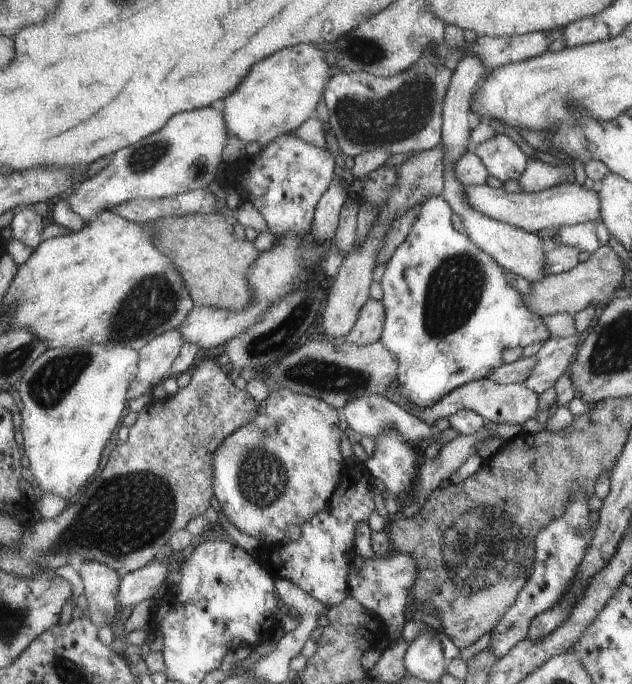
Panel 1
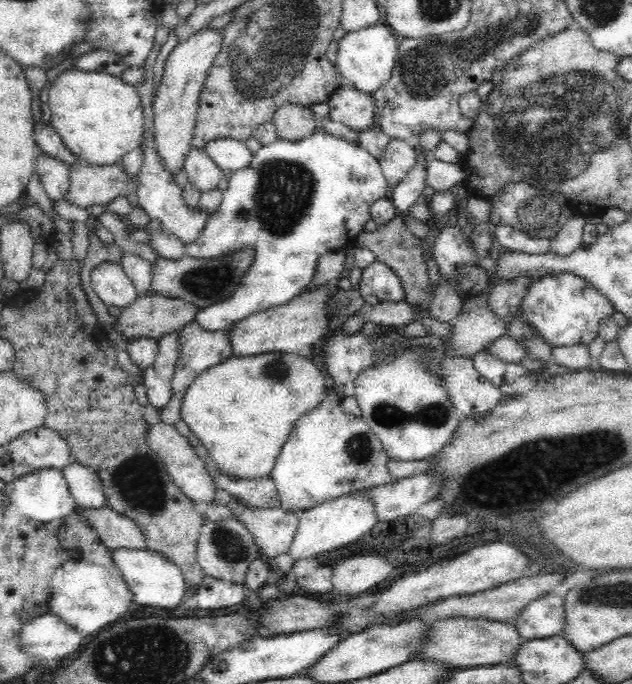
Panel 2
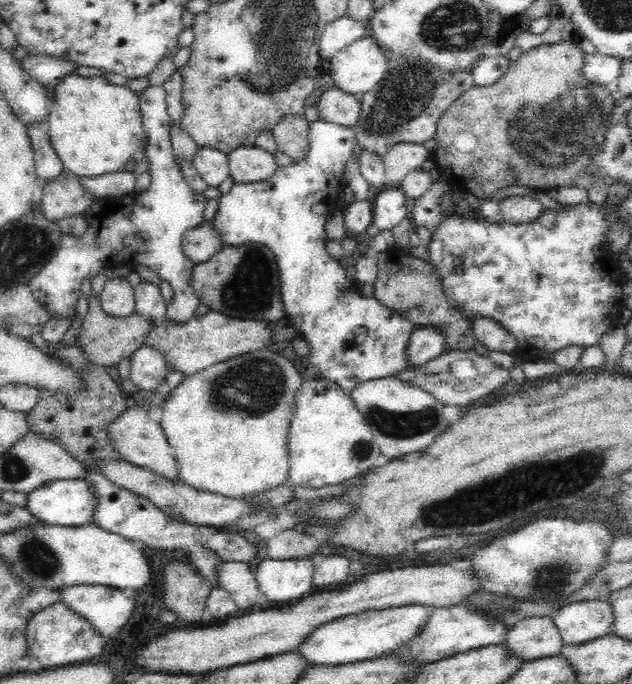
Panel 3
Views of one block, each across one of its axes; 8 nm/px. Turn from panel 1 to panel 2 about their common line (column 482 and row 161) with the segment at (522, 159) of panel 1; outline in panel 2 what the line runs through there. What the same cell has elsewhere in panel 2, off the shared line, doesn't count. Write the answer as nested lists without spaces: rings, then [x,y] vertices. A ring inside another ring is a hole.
[[[155,128],[142,130],[139,146],[142,149],[142,165],[139,173],[139,186],[137,187],[136,198],[139,207],[148,215],[150,225],[155,225],[164,233],[172,233],[177,236],[186,245],[194,243],[198,238],[202,229],[207,224],[209,215],[202,212],[199,208],[191,208],[188,206],[184,197],[183,190],[174,180],[174,173],[168,172],[164,166],[164,161],[158,157],[155,142]]]

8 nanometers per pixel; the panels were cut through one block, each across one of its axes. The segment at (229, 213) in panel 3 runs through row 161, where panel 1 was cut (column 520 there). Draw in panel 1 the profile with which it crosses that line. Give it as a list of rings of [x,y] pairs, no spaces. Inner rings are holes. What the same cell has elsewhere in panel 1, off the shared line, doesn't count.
[[[440,196],[427,198],[420,206],[420,212],[414,224],[409,230],[409,235],[398,248],[395,248],[394,255],[385,263],[385,271],[379,286],[383,291],[383,298],[380,302],[383,306],[384,322],[382,325],[382,334],[378,339],[391,353],[397,356],[397,379],[396,384],[401,390],[402,400],[407,405],[414,405],[416,408],[431,407],[437,400],[442,399],[447,392],[454,391],[455,388],[466,384],[467,382],[484,379],[492,371],[502,366],[503,362],[500,358],[501,350],[505,348],[523,348],[535,343],[543,343],[548,338],[546,325],[541,317],[534,315],[525,308],[520,294],[507,284],[503,276],[503,268],[493,260],[493,258],[483,253],[477,245],[473,244],[464,232],[457,232],[451,225],[452,210]]]

